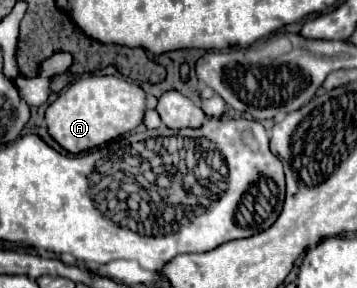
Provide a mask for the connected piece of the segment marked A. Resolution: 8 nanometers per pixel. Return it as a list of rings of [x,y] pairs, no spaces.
[[[84,74],[61,92],[55,102],[47,106],[45,124],[49,136],[67,152],[79,154],[97,148],[125,132],[135,130],[145,114],[145,92],[129,84],[126,78],[113,75]]]

